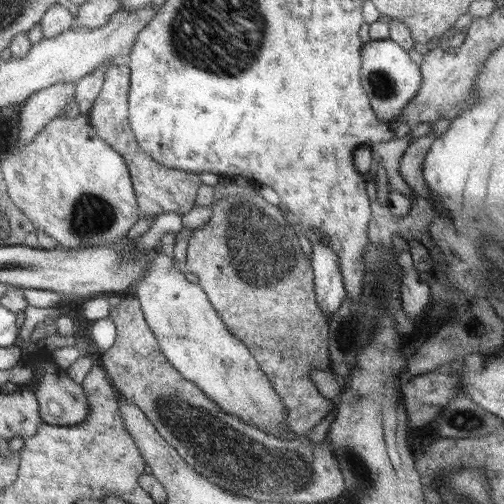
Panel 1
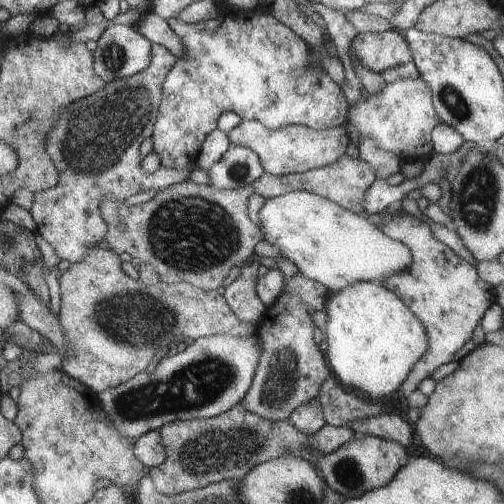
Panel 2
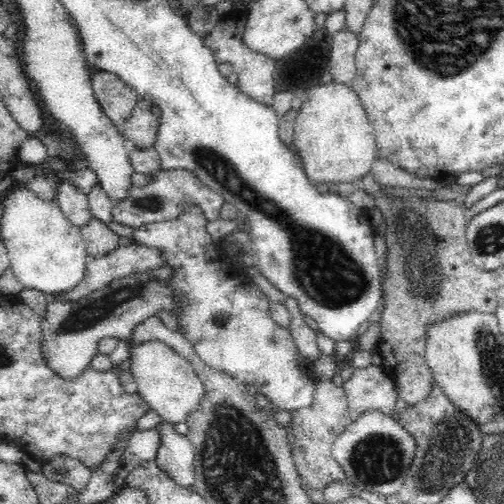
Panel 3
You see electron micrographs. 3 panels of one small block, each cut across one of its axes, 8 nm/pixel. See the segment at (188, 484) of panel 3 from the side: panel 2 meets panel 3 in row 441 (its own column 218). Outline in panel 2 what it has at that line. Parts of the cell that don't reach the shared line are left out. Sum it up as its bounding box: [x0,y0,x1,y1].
[207,146,265,190]

